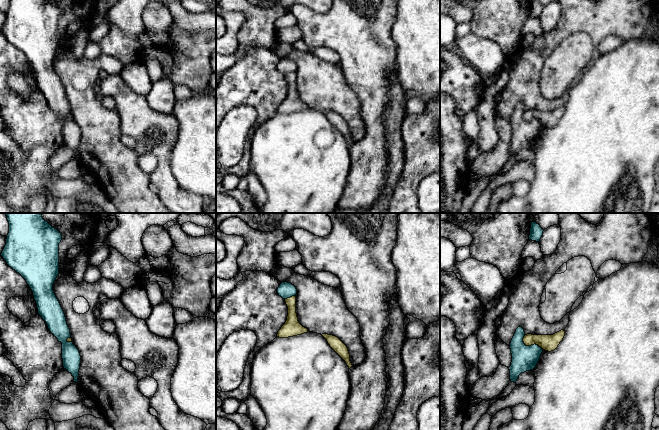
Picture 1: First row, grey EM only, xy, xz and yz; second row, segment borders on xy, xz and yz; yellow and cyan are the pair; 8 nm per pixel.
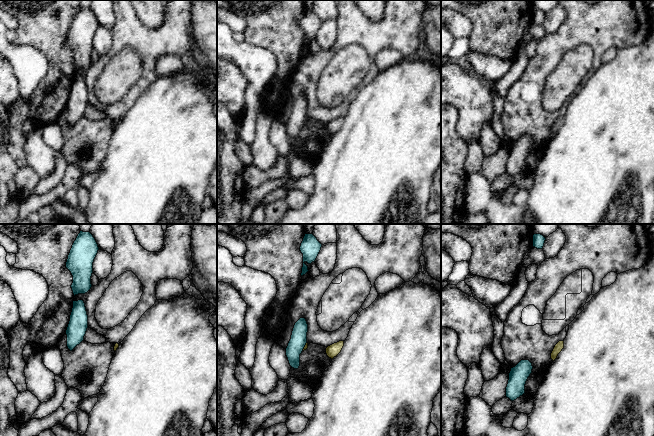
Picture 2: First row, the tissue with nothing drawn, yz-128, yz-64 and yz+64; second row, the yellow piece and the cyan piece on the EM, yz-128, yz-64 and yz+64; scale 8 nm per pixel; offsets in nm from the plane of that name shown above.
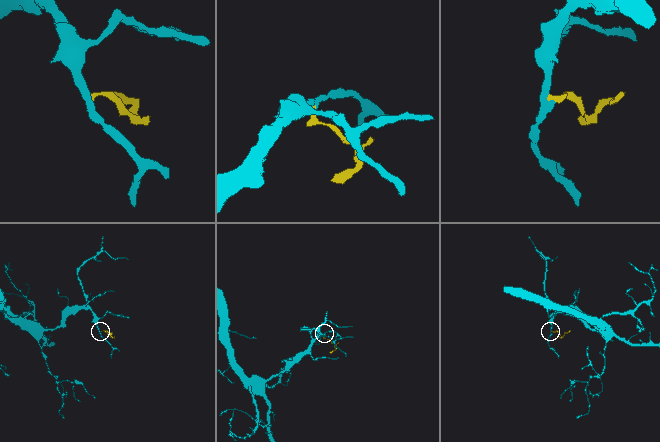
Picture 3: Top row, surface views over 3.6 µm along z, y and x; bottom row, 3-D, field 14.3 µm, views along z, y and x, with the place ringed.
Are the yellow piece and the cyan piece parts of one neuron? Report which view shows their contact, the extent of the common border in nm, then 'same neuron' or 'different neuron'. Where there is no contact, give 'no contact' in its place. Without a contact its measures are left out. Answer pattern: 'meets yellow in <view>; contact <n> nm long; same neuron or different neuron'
meets yellow in yz; contact 200 nm long; different neuron

